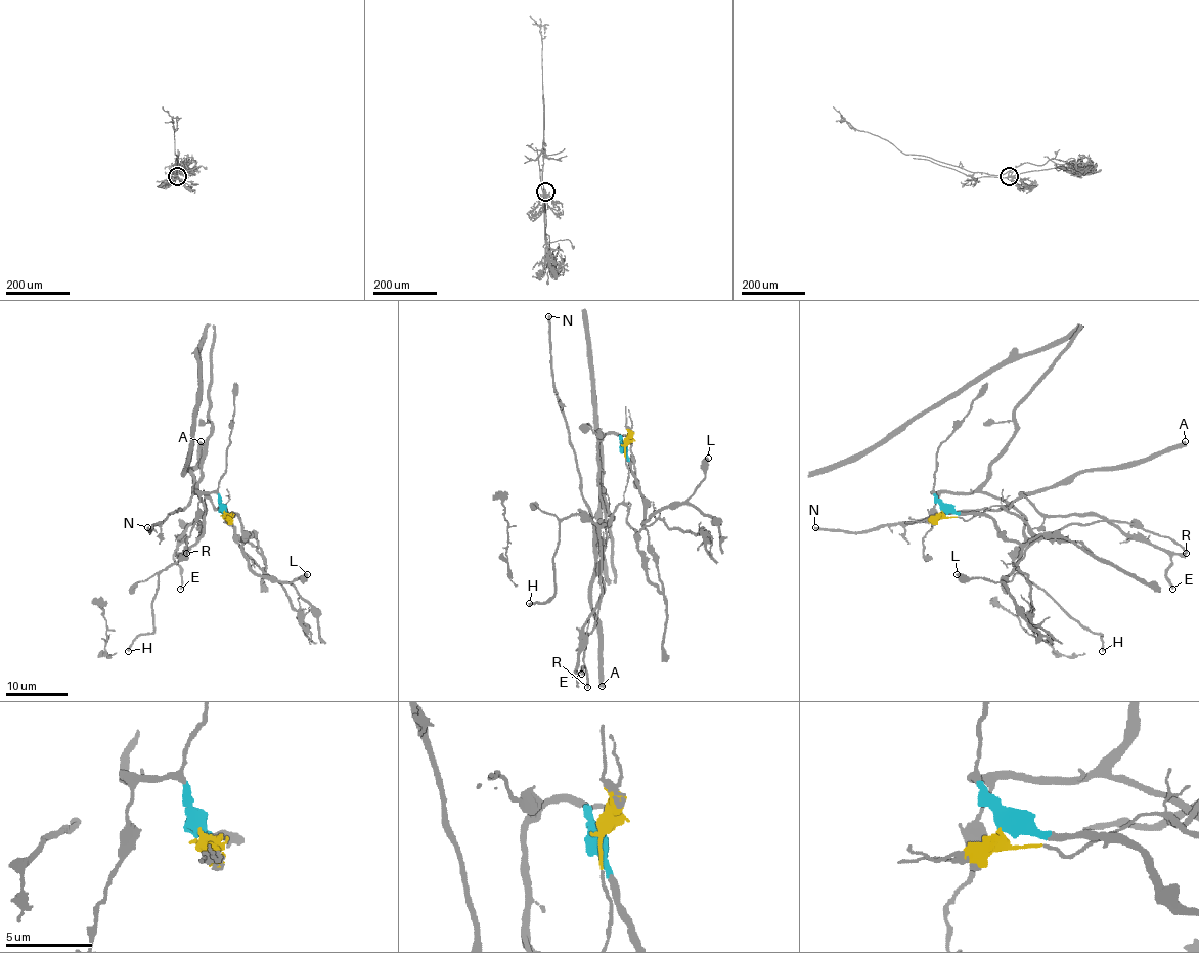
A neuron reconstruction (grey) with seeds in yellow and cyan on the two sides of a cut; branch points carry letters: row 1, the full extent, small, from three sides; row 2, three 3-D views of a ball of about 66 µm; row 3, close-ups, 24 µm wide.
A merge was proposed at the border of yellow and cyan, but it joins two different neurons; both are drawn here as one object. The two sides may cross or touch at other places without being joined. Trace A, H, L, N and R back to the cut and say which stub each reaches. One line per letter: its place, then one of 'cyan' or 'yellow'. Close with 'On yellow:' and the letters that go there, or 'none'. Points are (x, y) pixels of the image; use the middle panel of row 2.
A: at (602, 686); yellow
H: at (529, 603); cyan
L: at (708, 458); cyan
N: at (548, 316); yellow
R: at (587, 687); cyan
On yellow: A, N

